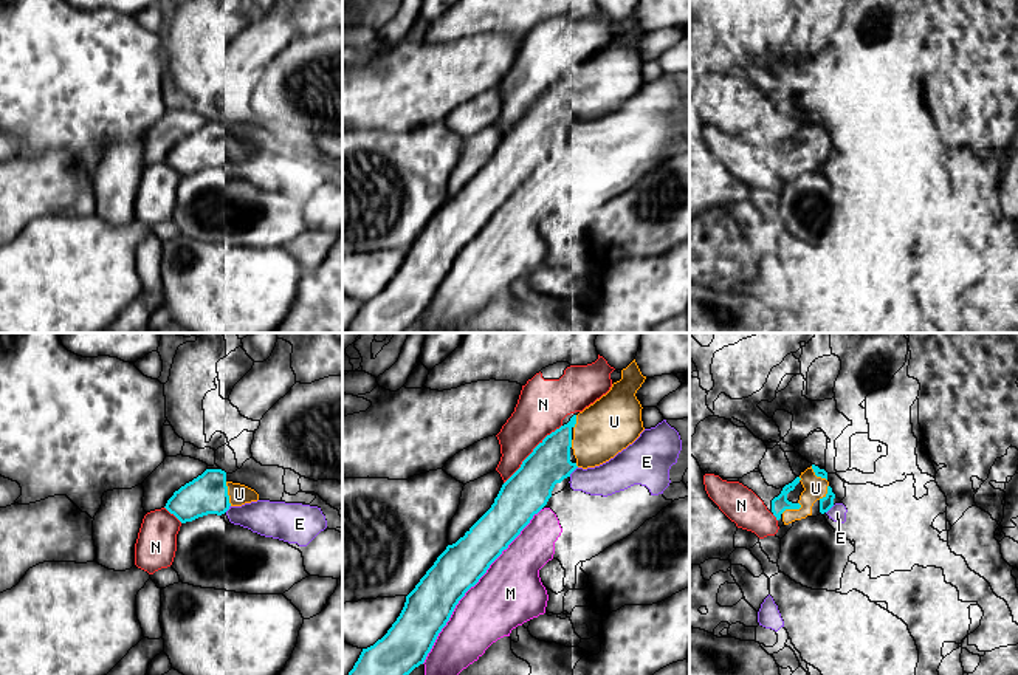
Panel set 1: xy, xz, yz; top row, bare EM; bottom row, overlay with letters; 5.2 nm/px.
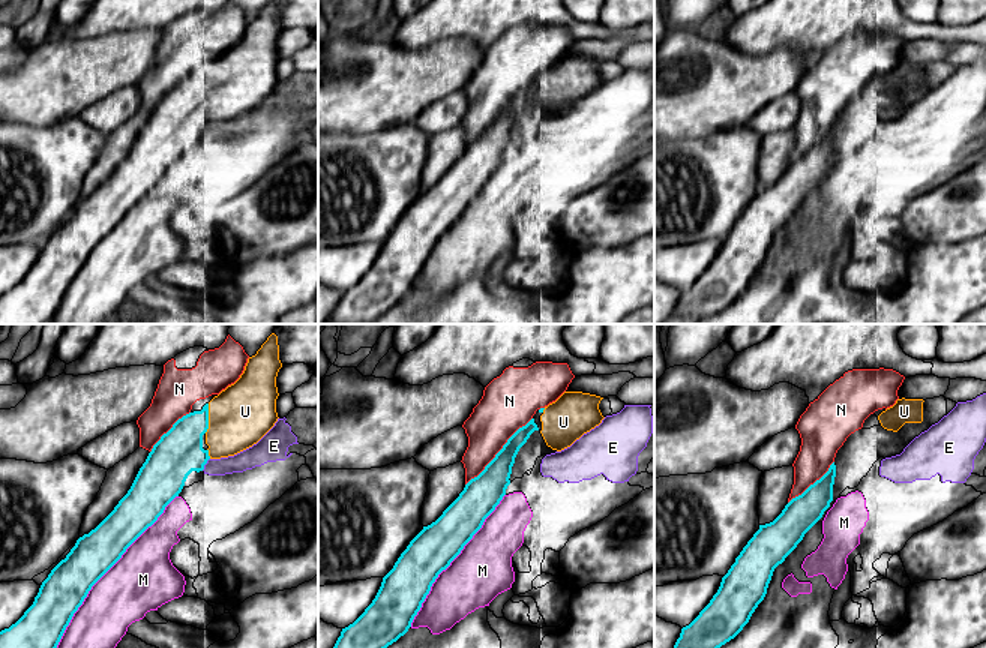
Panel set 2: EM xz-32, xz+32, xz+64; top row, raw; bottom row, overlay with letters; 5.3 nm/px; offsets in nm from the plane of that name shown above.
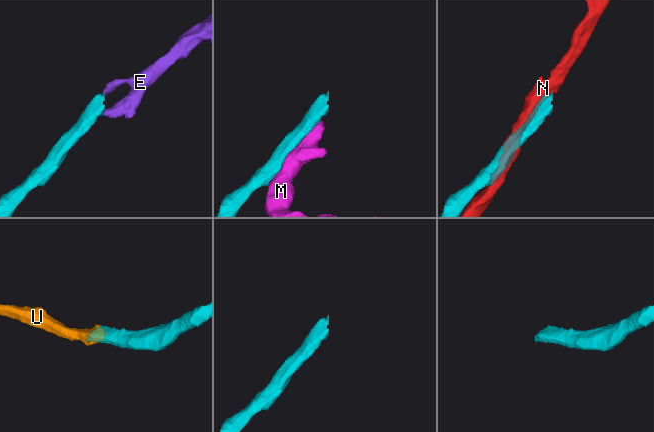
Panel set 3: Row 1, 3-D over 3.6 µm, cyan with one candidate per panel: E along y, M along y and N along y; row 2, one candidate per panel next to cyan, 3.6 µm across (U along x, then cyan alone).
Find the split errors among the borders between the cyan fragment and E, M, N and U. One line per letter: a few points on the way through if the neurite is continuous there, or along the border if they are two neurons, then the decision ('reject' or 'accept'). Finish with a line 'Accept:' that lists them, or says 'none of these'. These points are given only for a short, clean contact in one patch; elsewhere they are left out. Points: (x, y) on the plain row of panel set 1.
E: reject
M: reject
N: reject
U: accept
Accept: U

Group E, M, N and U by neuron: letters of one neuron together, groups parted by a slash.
E M / N / U

